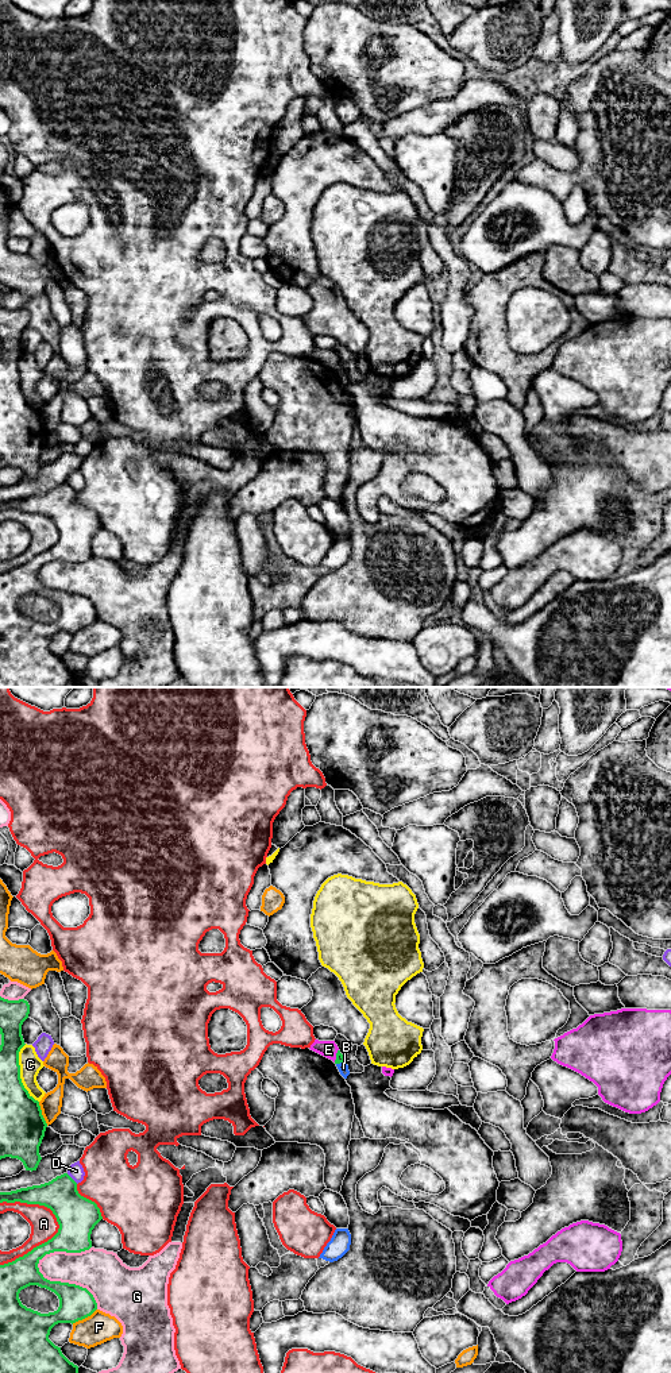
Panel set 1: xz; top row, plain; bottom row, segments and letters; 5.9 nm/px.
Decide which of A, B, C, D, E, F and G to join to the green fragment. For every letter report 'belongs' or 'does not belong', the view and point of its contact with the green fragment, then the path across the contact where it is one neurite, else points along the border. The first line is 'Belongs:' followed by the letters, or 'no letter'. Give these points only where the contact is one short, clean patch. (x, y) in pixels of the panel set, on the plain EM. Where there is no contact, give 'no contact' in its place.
Belongs: no letter
A: does not belong; contact xz (42, 552)
B: does not belong; contact xz (340, 370); border xz (346, 370), (336, 373)
C: does not belong; contact xz (19, 382)
D: does not belong; contact xz (70, 486)
E: does not belong; contact xz (336, 365)
F: does not belong; contact xz (84, 627)
G: does not belong; contact xz (66, 591)

